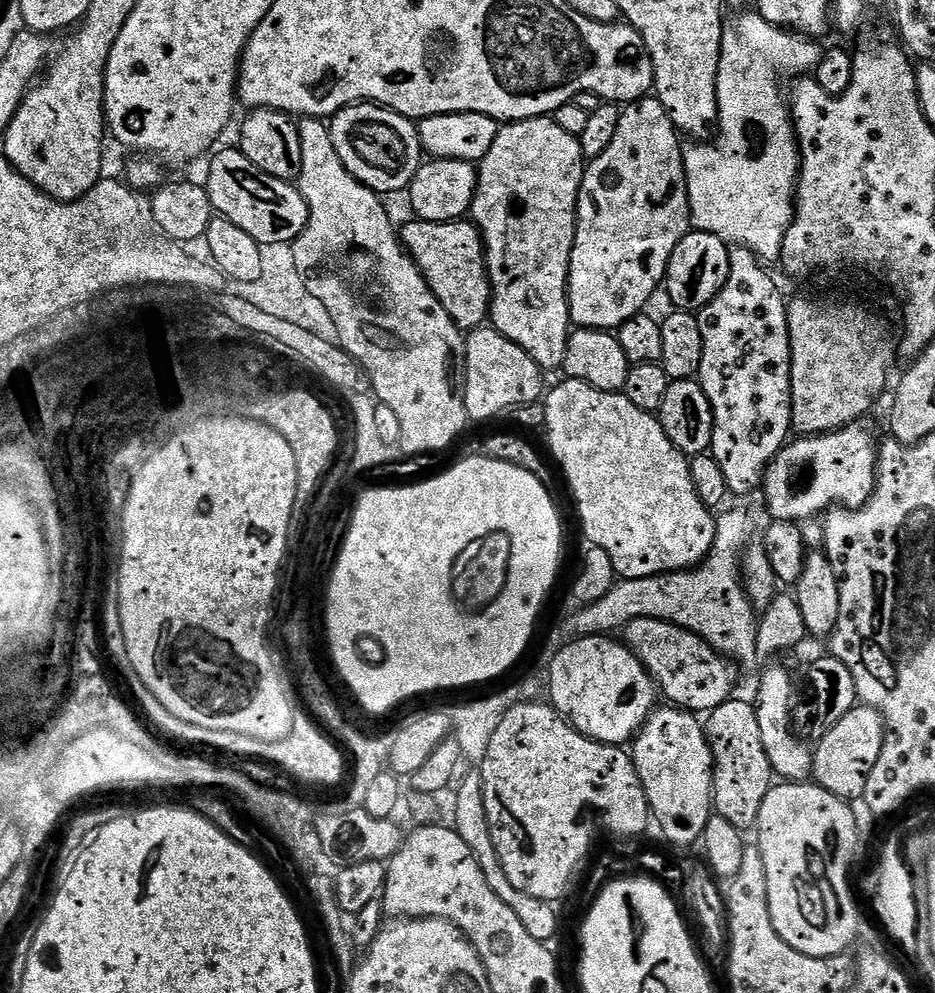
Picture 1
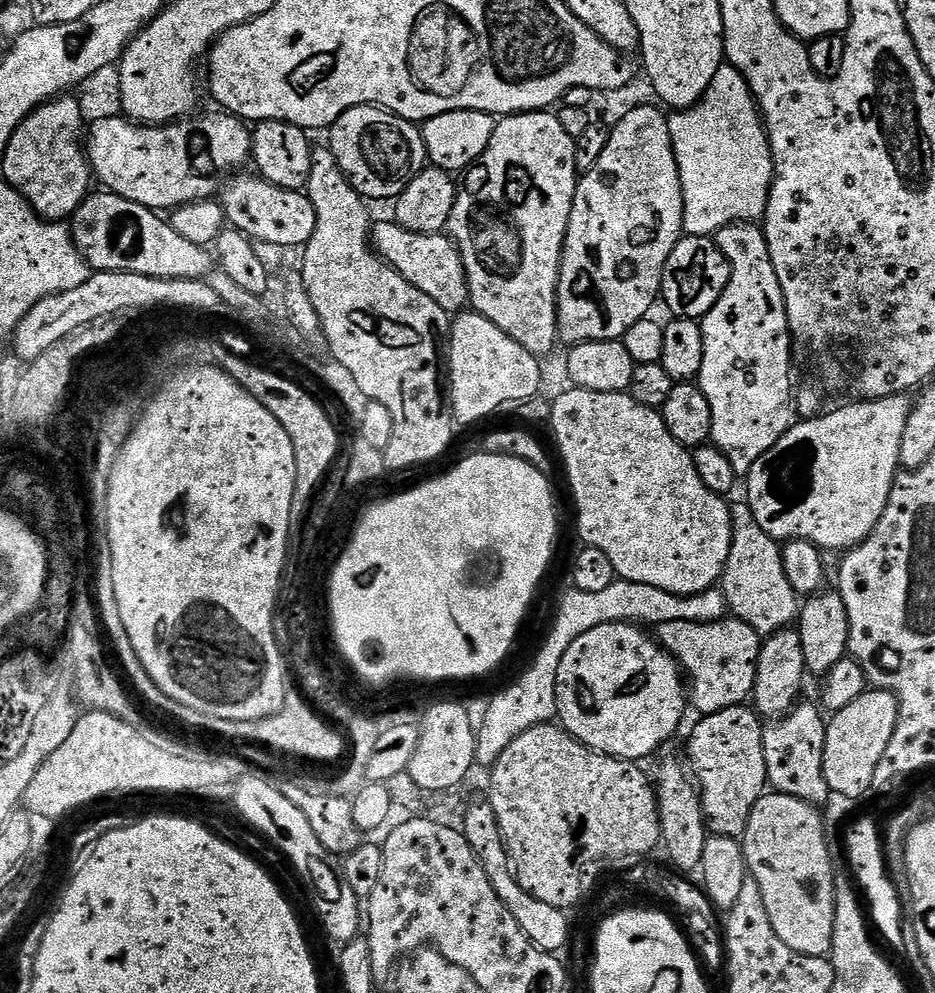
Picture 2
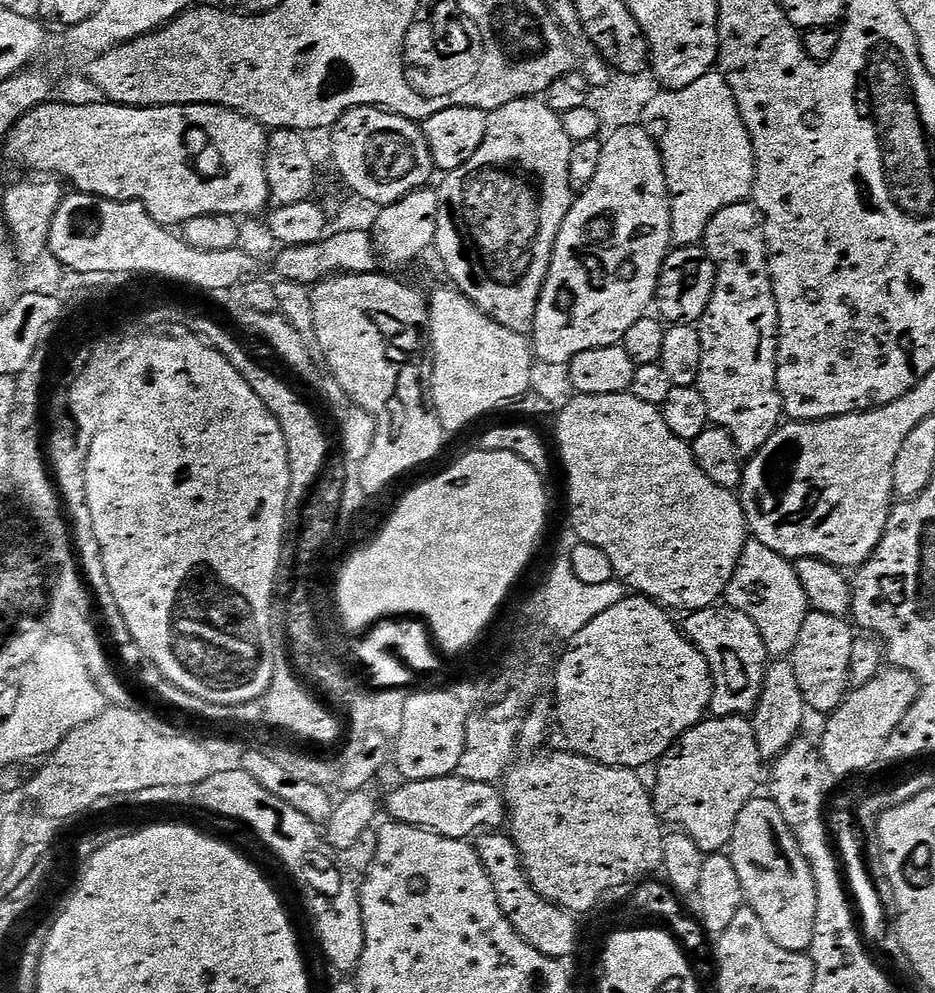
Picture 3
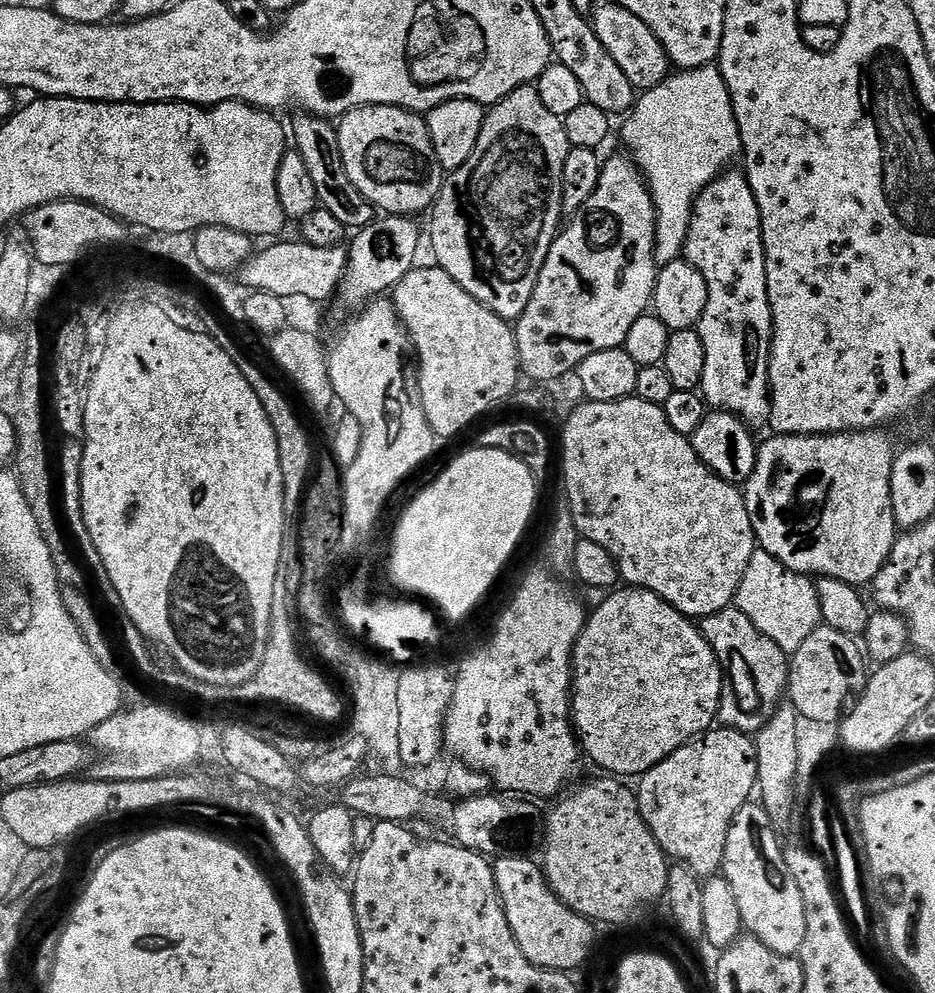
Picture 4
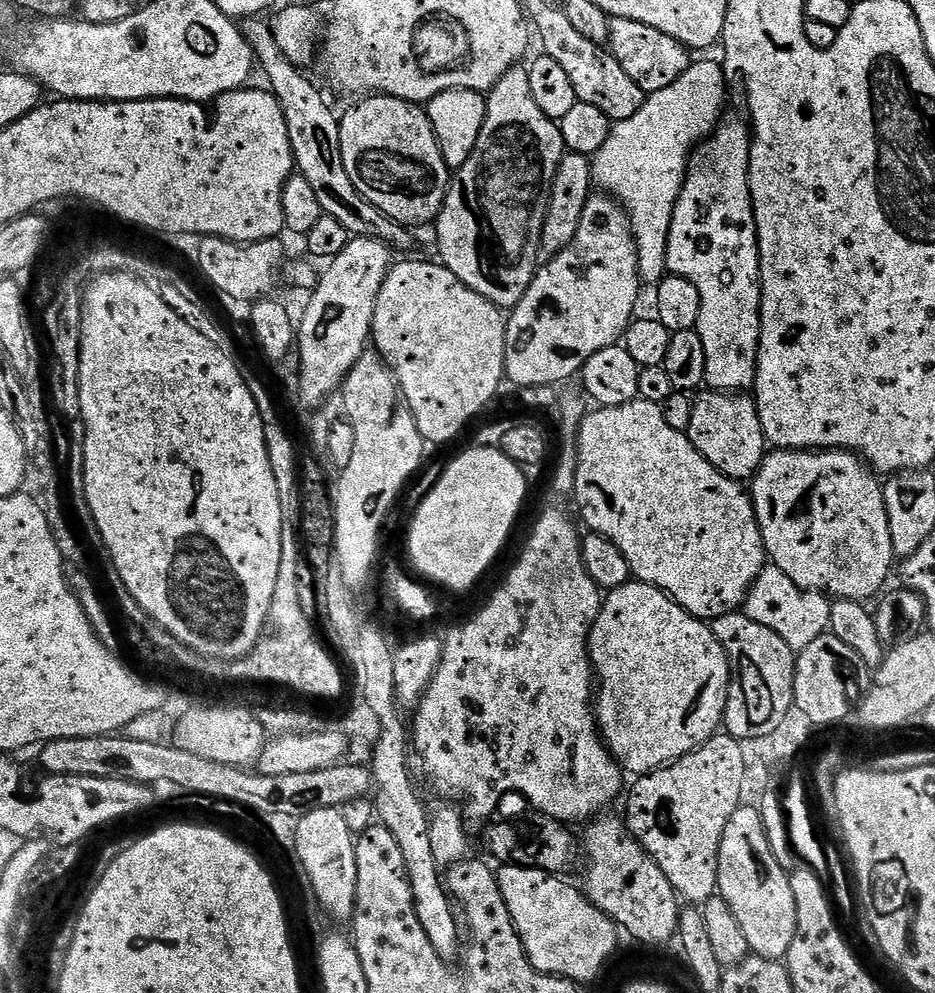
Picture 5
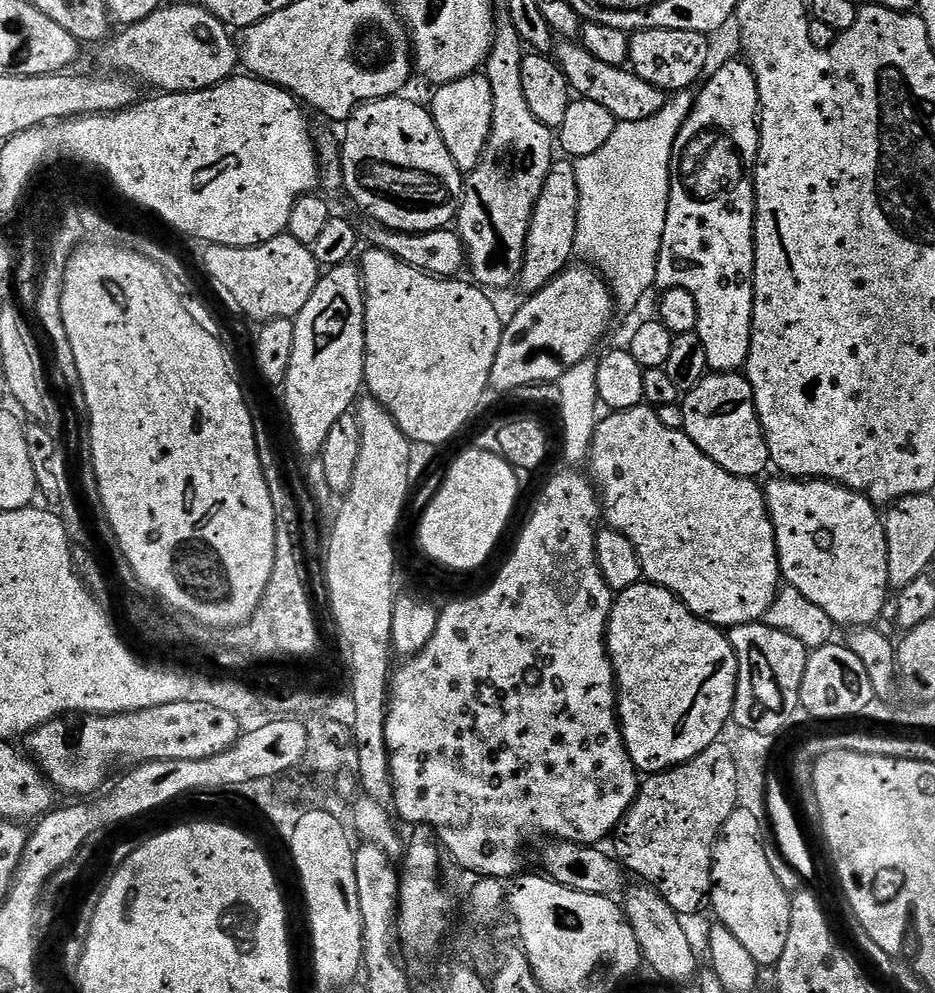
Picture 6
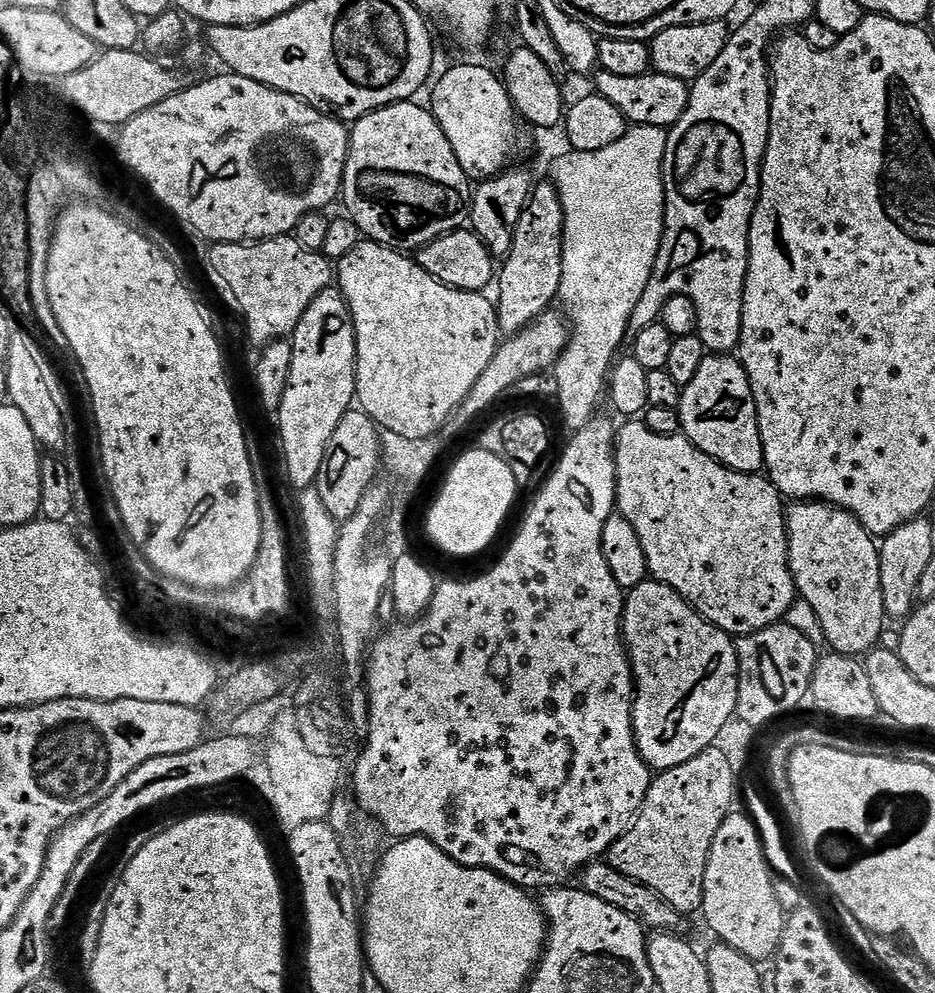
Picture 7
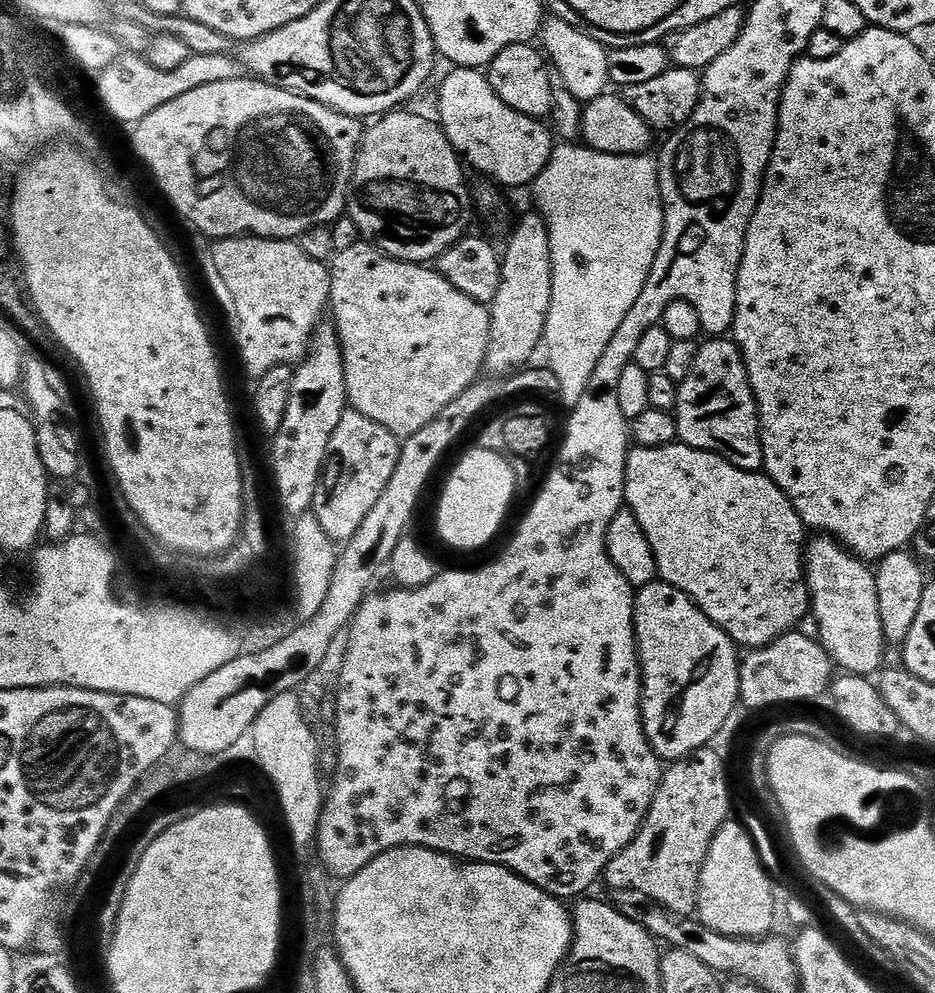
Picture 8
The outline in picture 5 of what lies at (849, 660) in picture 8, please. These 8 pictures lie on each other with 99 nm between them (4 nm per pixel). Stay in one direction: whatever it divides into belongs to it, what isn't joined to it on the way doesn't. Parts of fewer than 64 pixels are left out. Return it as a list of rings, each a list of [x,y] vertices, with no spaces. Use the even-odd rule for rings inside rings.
[[[772,450],[765,455],[764,460],[760,463],[760,469],[750,481],[750,495],[752,505],[756,511],[758,518],[758,526],[762,534],[762,542],[764,543],[764,551],[767,559],[779,570],[782,570],[790,580],[797,584],[800,588],[808,592],[820,592],[828,598],[836,600],[854,600],[859,602],[868,602],[871,596],[873,598],[881,595],[884,583],[888,580],[888,575],[893,575],[894,564],[892,568],[892,560],[894,561],[894,553],[892,543],[890,542],[890,522],[886,514],[886,502],[884,501],[884,484],[876,481],[871,468],[864,463],[861,457],[855,452],[846,452],[843,450]]]

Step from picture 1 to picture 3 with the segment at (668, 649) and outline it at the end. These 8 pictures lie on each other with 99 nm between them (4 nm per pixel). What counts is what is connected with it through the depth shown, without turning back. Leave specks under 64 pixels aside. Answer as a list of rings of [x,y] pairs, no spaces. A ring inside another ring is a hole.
[[[713,606],[687,613],[682,620],[682,631],[706,658],[712,671],[714,687],[710,705],[711,715],[718,717],[752,714],[759,705],[764,676],[770,665],[770,655],[763,644],[758,626],[738,609]]]

